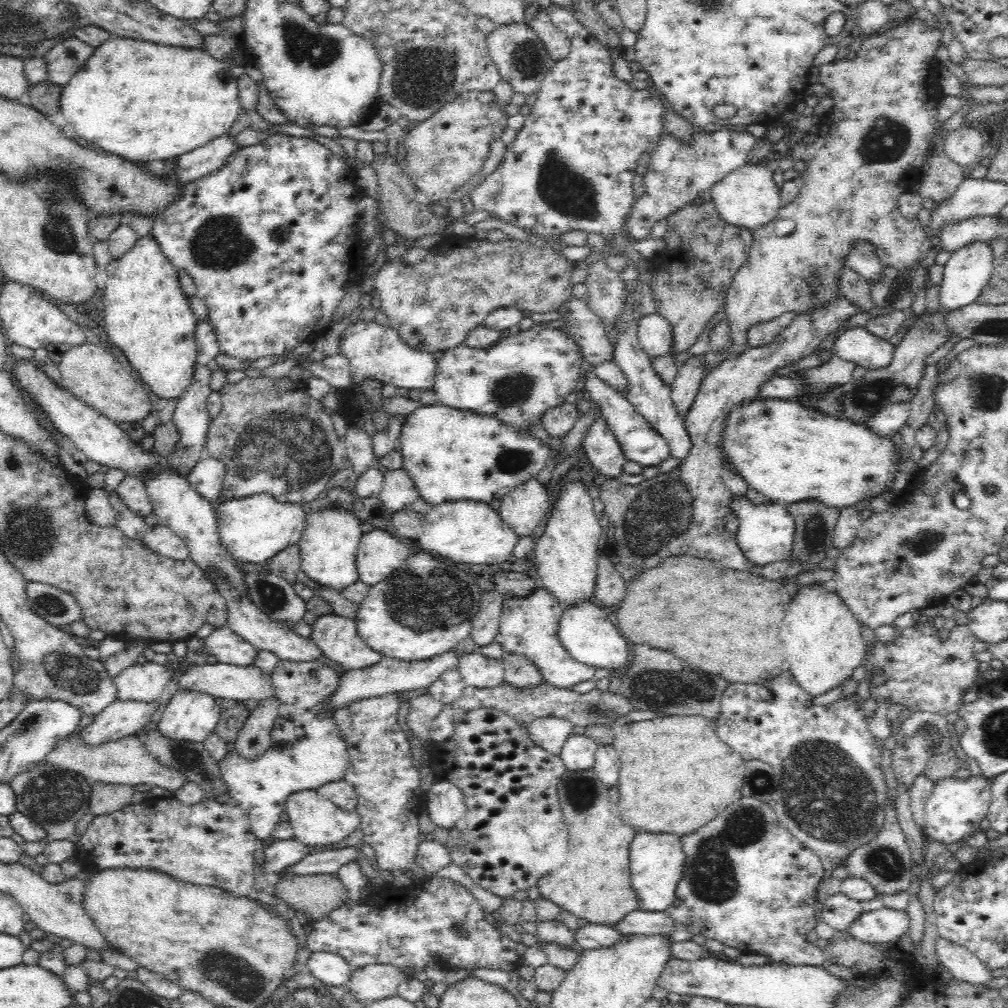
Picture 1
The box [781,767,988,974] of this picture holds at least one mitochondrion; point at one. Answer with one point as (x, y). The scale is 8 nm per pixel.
(885, 862)

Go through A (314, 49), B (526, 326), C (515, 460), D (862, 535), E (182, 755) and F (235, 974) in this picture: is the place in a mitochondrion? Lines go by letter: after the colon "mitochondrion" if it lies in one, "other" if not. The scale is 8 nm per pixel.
A: mitochondrion
B: other
C: mitochondrion
D: other
E: mitochondrion
F: mitochondrion

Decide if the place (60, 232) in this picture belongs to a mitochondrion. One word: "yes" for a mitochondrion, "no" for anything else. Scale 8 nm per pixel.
yes

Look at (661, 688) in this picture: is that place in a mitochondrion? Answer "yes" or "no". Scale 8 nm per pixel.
yes

